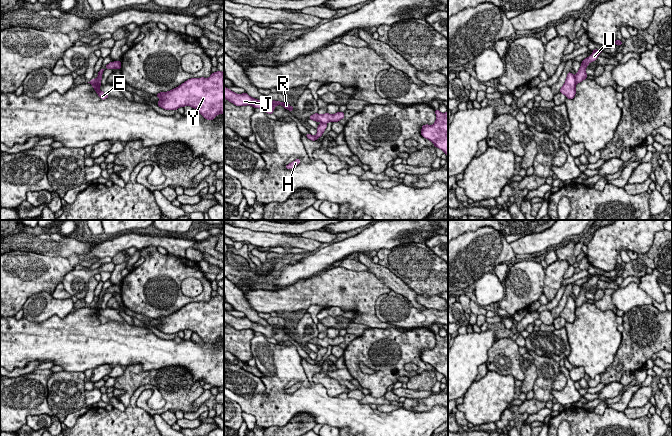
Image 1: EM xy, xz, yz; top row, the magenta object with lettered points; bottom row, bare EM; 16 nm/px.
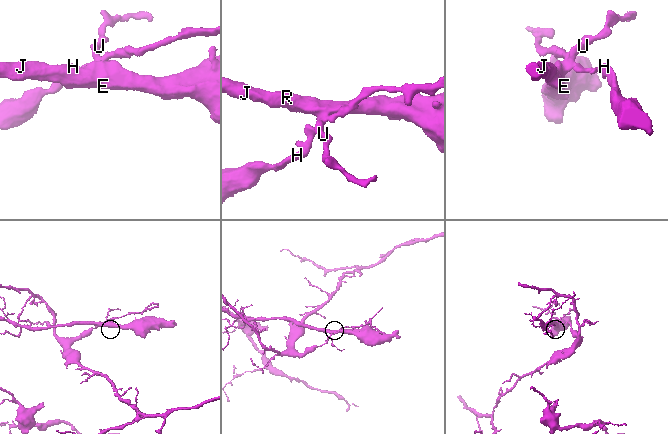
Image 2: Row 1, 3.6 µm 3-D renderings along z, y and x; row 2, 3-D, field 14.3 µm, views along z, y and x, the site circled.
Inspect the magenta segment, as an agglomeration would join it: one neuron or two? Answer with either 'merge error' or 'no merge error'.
merge error

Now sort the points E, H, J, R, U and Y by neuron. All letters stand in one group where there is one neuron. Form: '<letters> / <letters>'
E J R Y / H U

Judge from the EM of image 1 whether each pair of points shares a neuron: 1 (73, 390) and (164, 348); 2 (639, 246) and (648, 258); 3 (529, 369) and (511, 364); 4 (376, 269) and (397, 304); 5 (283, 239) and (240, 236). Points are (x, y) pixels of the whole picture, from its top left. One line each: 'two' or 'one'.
1: two
2: two
3: two
4: two
5: one

